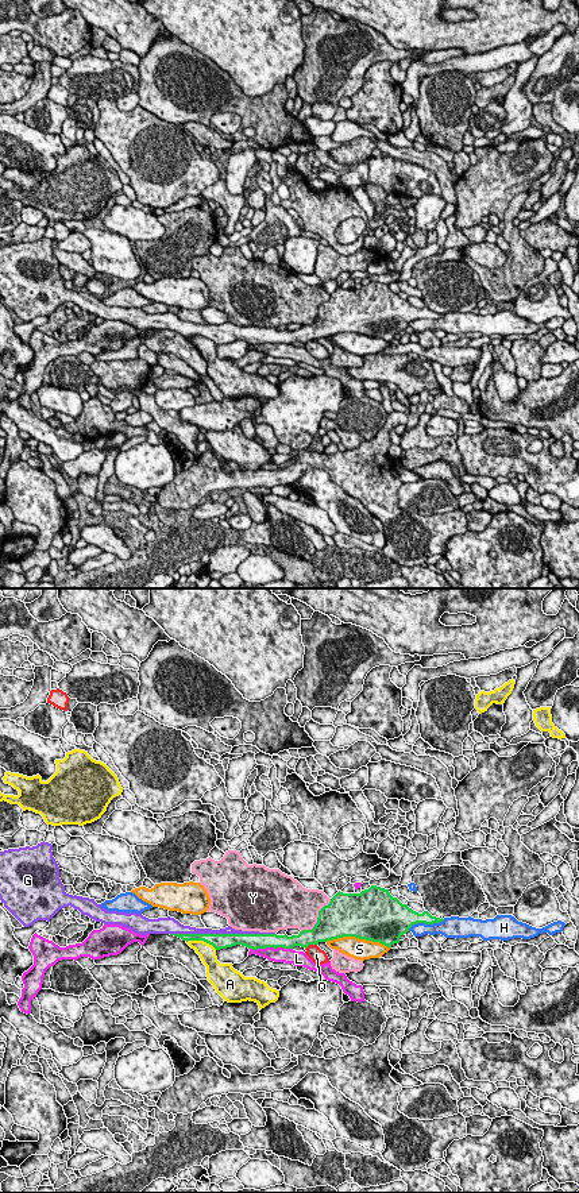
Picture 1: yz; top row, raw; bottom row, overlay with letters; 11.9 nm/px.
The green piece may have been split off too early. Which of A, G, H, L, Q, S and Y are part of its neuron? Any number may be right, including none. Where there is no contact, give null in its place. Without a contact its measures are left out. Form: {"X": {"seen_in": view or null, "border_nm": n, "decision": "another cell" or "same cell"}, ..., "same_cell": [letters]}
{"A": {"seen_in": "yz", "border_nm": 380, "decision": "another cell"}, "G": {"seen_in": "yz", "border_nm": 1250, "decision": "same cell"}, "H": {"seen_in": "yz", "border_nm": 460, "decision": "another cell"}, "L": {"seen_in": "yz", "border_nm": 500, "decision": "another cell"}, "Q": {"seen_in": "yz", "border_nm": 160, "decision": "another cell"}, "S": {"seen_in": "yz", "border_nm": 800, "decision": "another cell"}, "Y": {"seen_in": "yz", "border_nm": 550, "decision": "another cell"}, "same_cell": ["G"]}

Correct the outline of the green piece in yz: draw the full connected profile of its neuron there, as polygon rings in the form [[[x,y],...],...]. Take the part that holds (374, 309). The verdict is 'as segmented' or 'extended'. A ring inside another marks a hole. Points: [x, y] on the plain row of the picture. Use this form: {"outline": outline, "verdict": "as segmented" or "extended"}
{"outline": [[[40,238],[36,242],[0,247],[0,296],[4,302],[24,321],[50,314],[62,304],[73,302],[104,320],[120,320],[136,329],[170,329],[182,336],[204,336],[216,345],[236,340],[248,344],[294,341],[308,343],[343,332],[379,337],[387,343],[413,320],[440,318],[444,314],[428,306],[418,309],[393,293],[389,285],[371,281],[360,289],[337,287],[319,306],[312,325],[287,332],[275,328],[242,327],[231,321],[220,325],[184,321],[174,313],[148,314],[136,308],[107,306],[94,294],[69,290],[59,274],[59,262],[53,252],[53,240]]], "verdict": "extended"}

